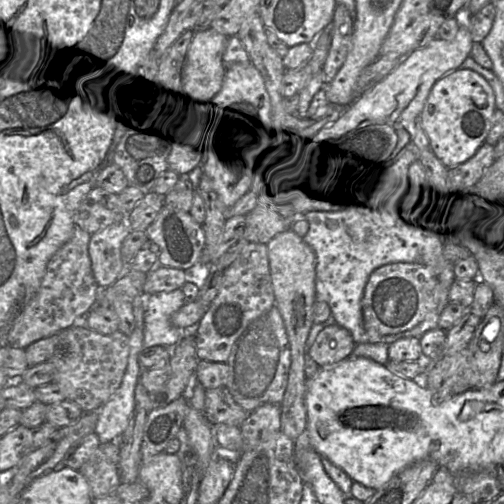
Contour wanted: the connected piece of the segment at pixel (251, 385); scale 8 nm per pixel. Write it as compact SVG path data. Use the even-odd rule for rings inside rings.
M276 306L247 326L235 341L227 363L229 374L225 386L235 402L248 413L265 403L282 403L289 381L291 350L283 317Z

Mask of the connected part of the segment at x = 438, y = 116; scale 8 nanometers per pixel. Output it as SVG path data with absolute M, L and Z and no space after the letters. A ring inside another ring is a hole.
M470 69L446 73L430 90L420 114L429 146L447 170L453 170L474 156L485 142L492 125L495 97L488 82Z

